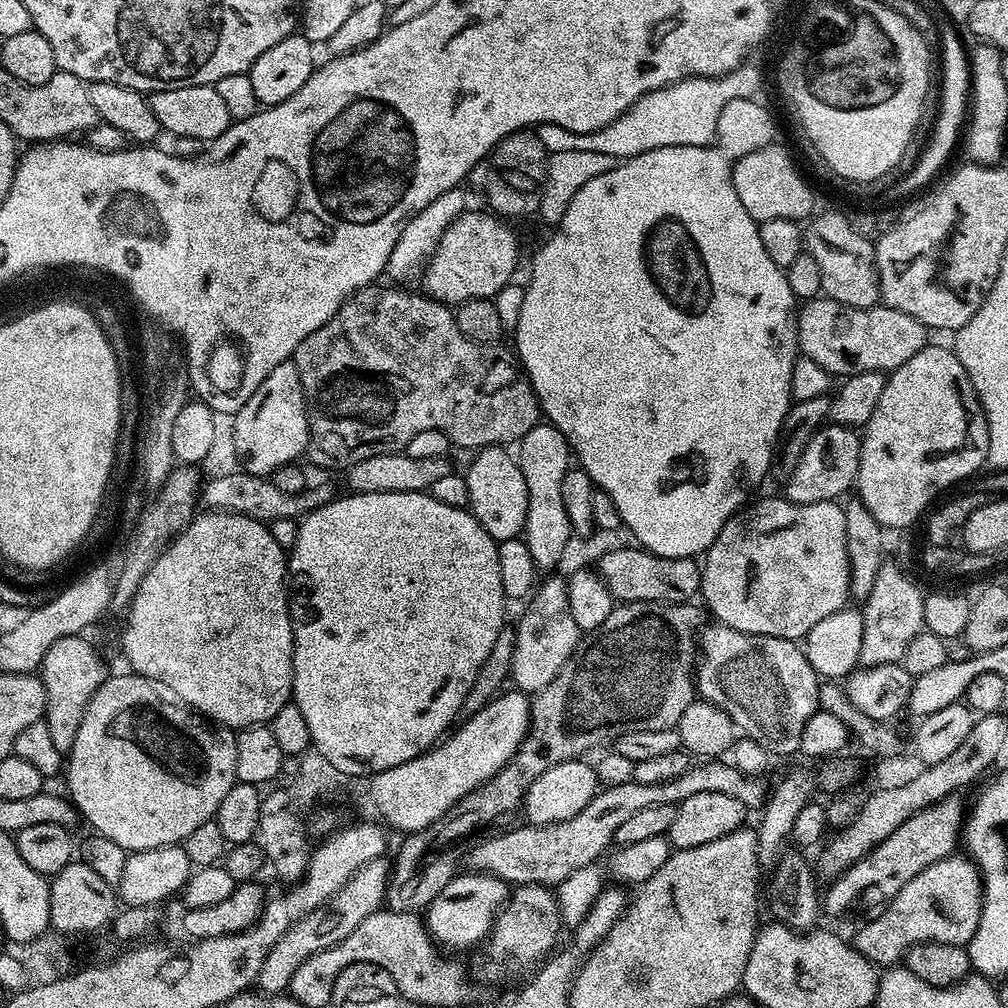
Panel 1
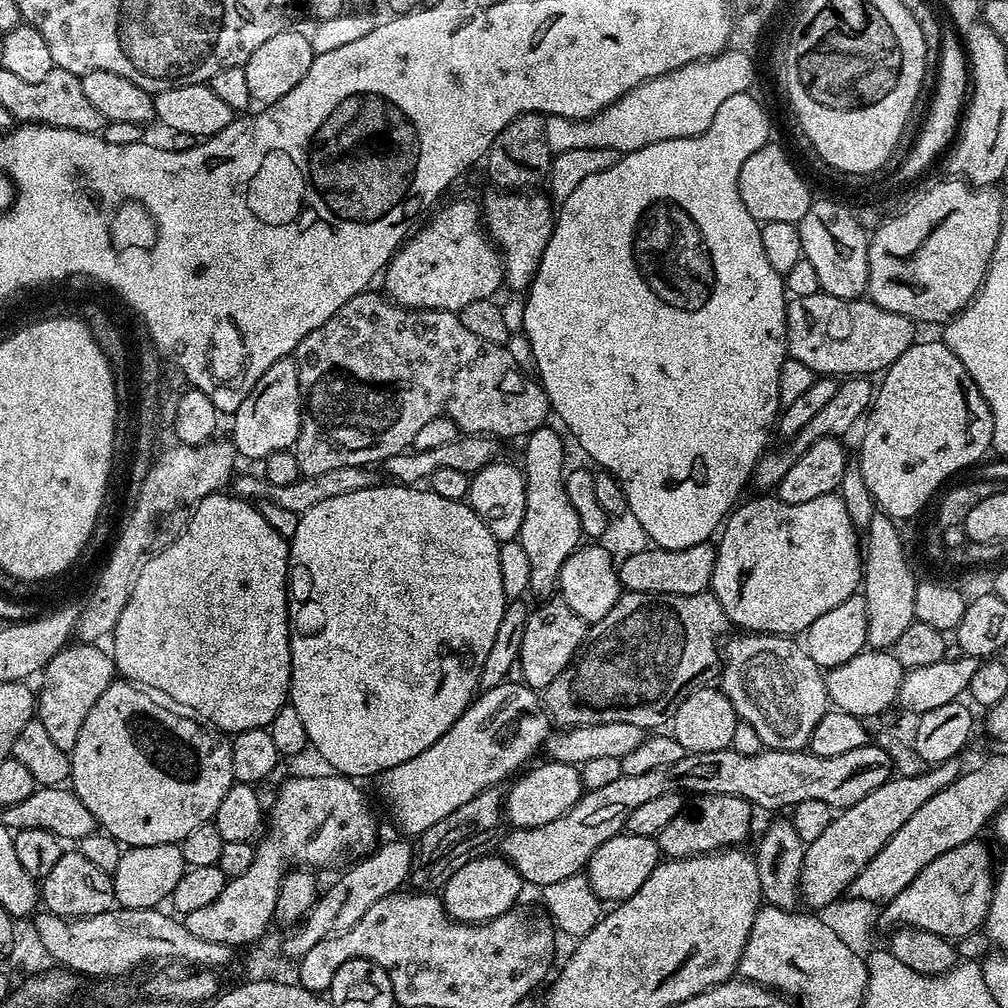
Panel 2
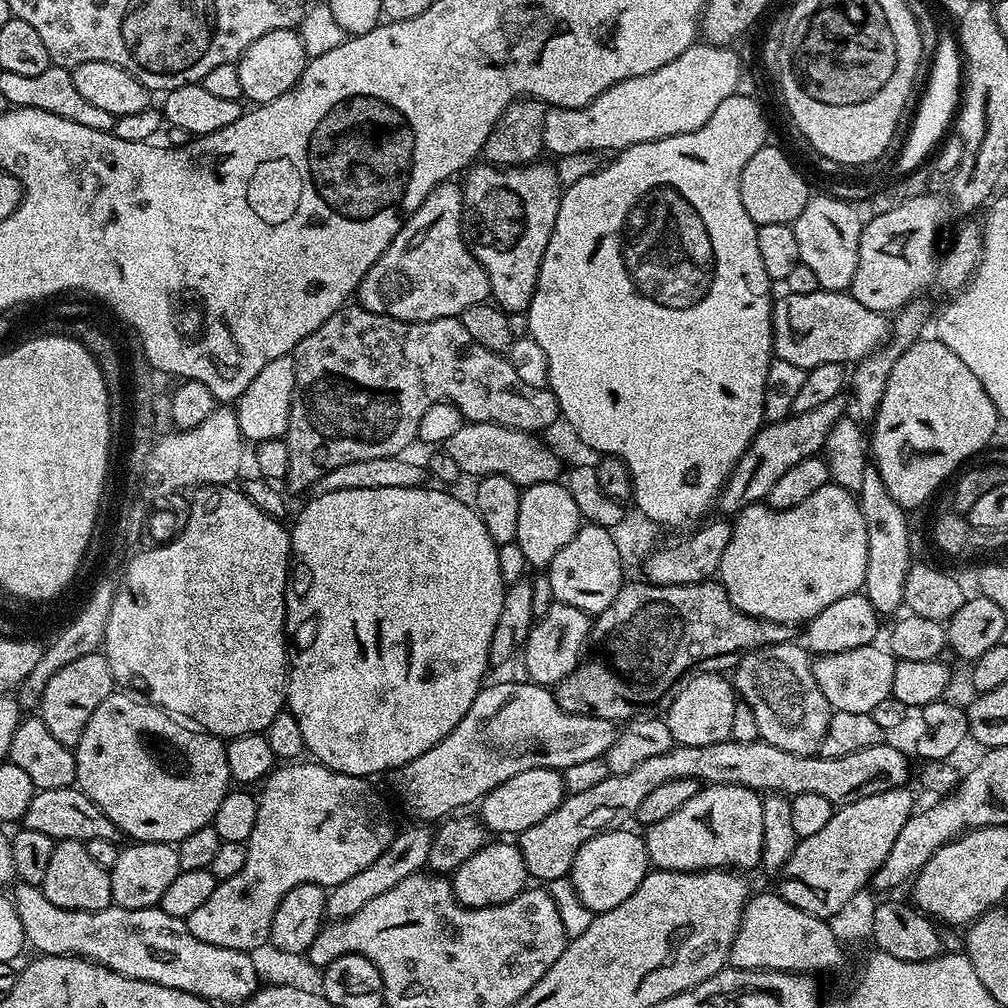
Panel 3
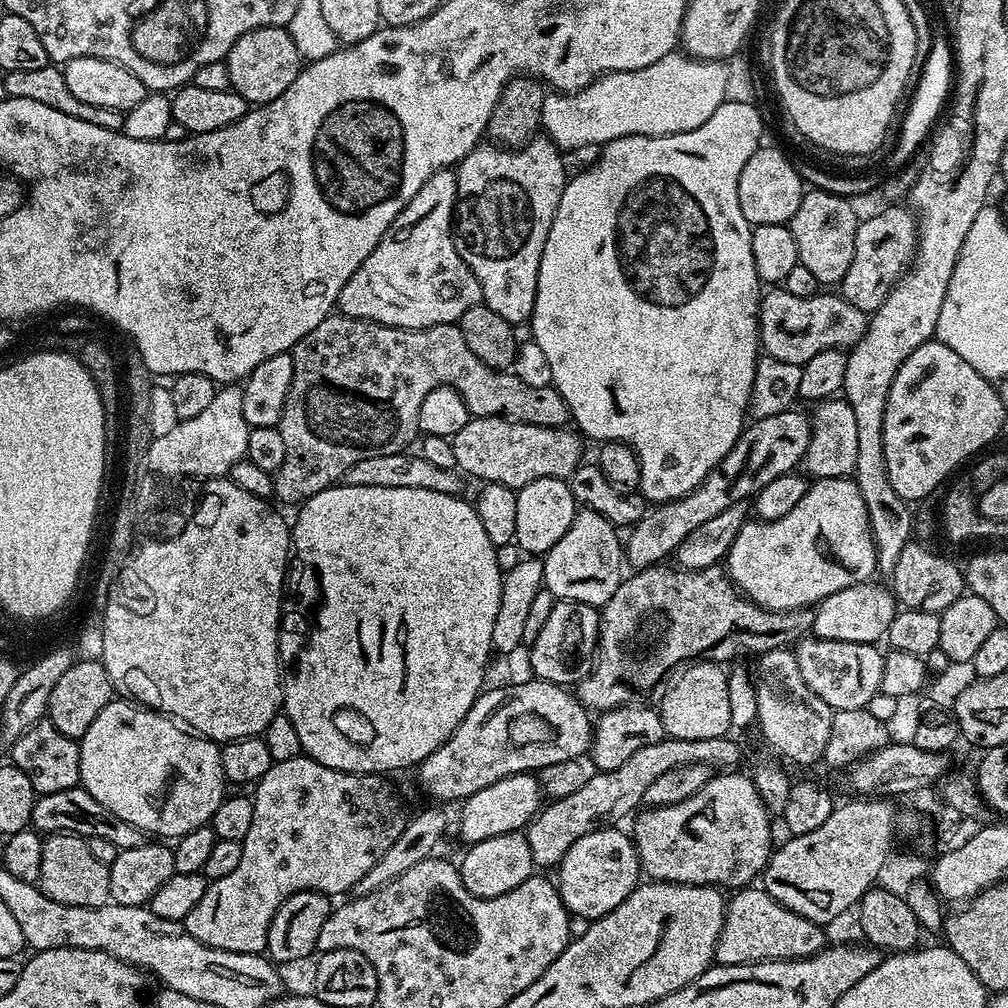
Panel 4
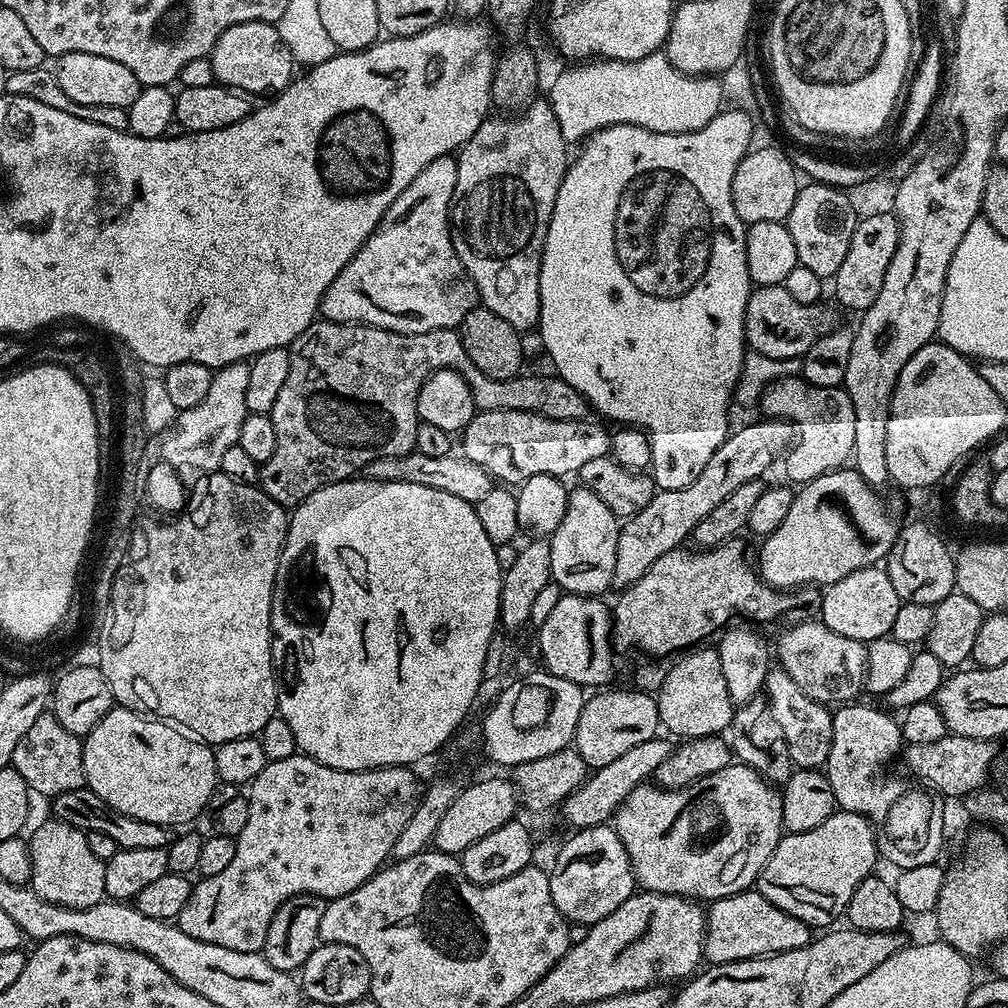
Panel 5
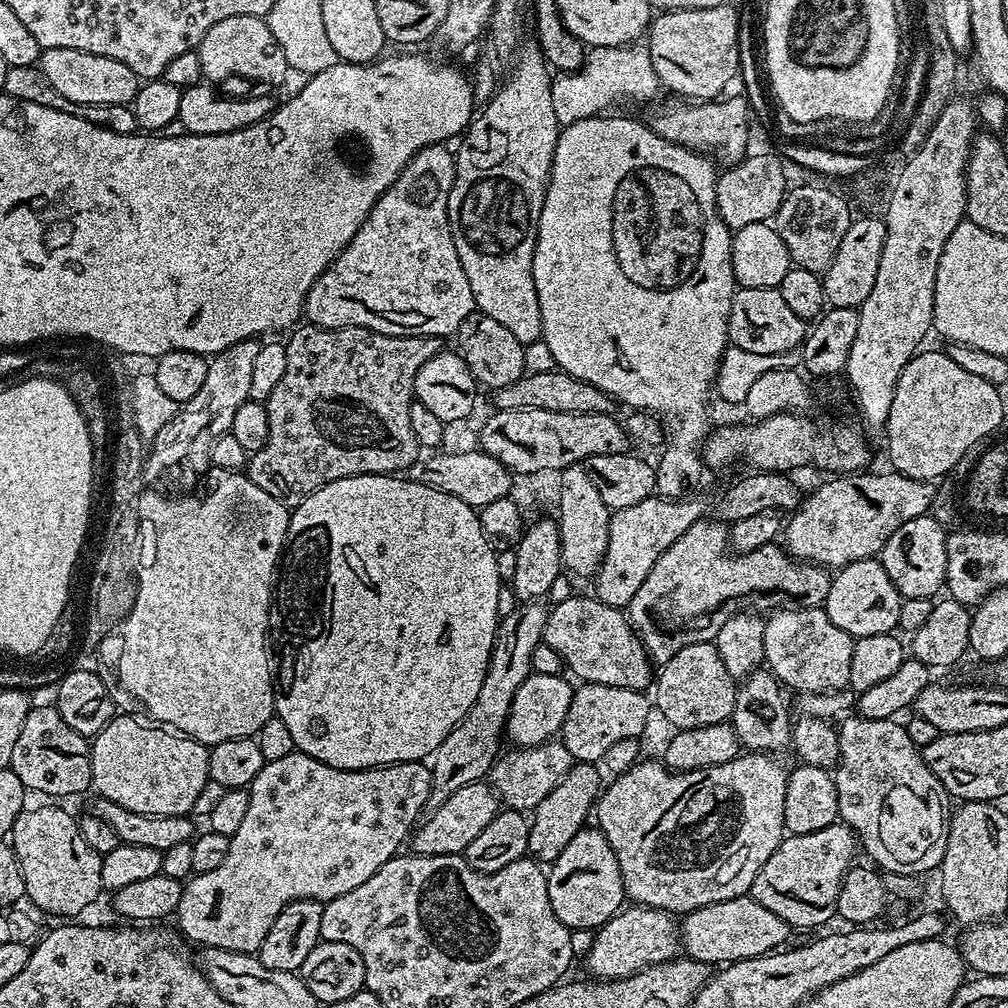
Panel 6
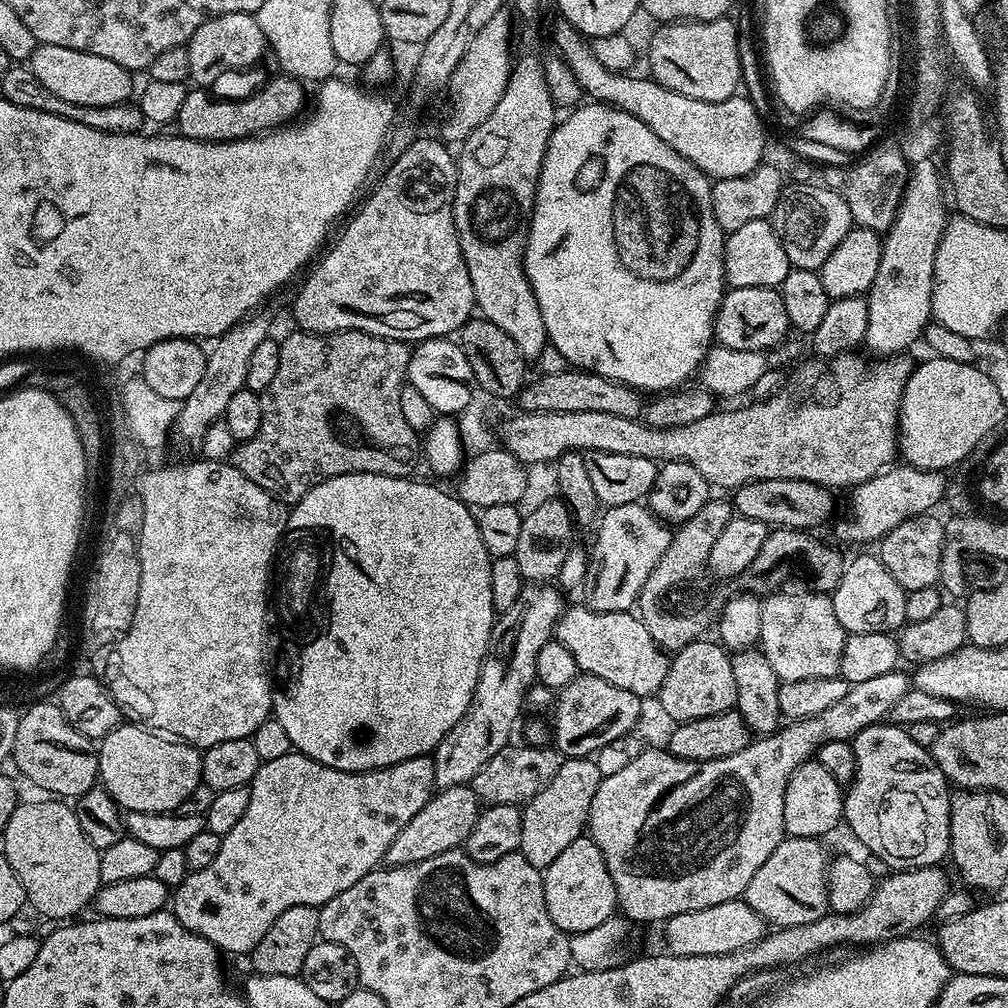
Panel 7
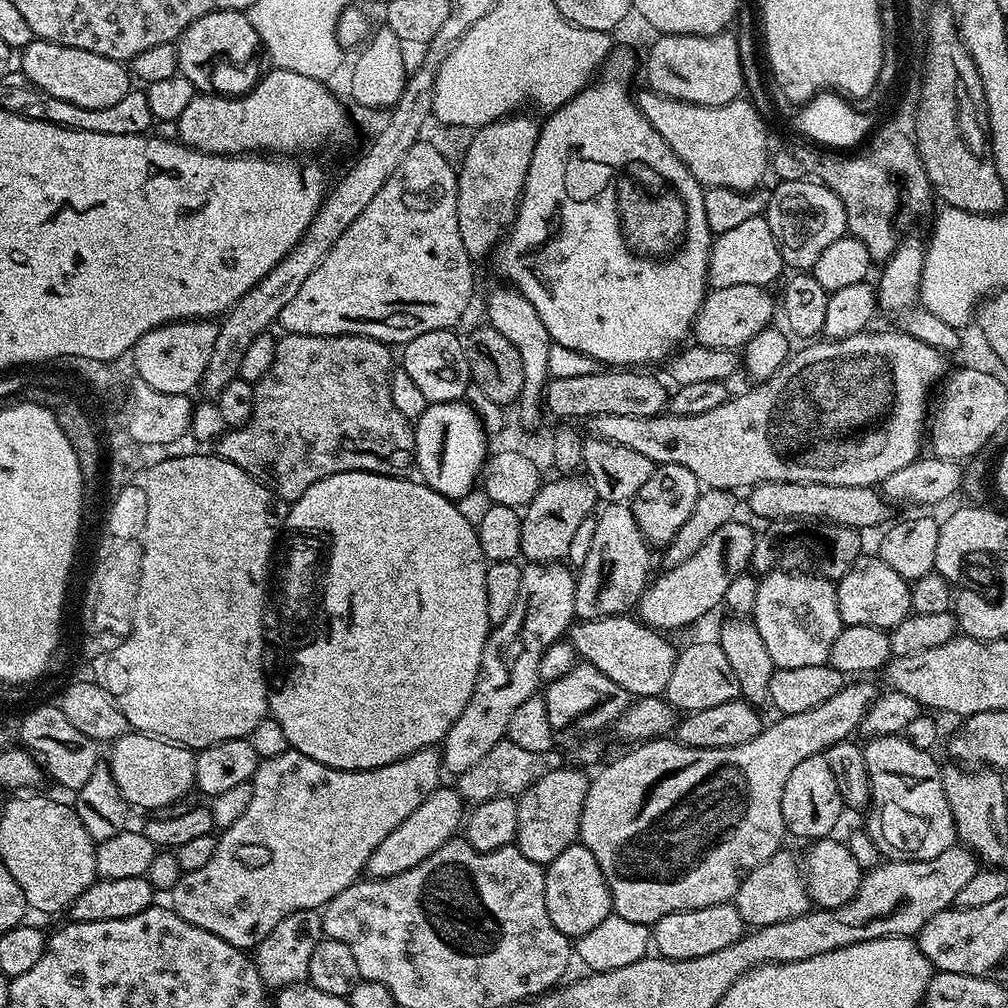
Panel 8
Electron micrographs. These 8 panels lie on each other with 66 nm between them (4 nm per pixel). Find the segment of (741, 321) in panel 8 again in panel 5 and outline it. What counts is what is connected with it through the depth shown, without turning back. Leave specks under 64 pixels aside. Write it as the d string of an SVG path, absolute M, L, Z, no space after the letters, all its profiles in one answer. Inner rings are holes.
M761 284L753 287L746 302L746 318L744 319L744 339L747 347L753 352L766 354L766 358L775 360L795 360L804 357L806 350L810 350L810 346L814 346L814 342L818 342L820 336L837 327L838 320L835 314L824 307L823 303L806 304L790 298L783 284Z

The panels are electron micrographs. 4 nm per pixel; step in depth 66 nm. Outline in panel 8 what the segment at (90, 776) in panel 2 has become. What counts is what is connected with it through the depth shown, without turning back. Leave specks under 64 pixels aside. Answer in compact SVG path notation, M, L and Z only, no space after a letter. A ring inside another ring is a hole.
M129 730L125 736L111 741L110 748L112 748L110 767L114 774L114 782L133 809L155 810L168 807L193 791L196 782L194 778L196 758L193 749L135 730Z

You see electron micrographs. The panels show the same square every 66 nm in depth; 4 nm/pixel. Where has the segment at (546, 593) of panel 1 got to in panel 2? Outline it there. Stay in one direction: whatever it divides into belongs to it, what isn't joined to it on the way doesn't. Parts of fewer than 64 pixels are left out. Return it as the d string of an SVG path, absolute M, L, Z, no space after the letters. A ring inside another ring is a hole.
M551 598L543 601L538 608L533 607L528 613L526 634L522 634L522 650L518 661L518 676L530 688L543 690L566 670L568 663L574 659L586 635L586 625L563 599Z

